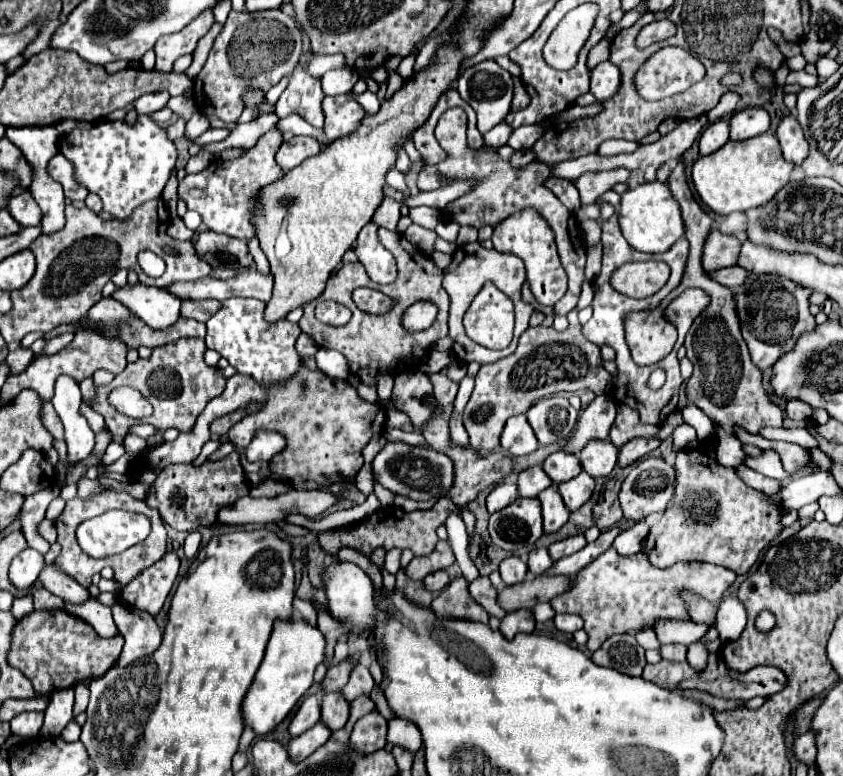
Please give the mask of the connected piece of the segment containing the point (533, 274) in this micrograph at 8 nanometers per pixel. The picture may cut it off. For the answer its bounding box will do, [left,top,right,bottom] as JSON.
[493,211,567,307]

